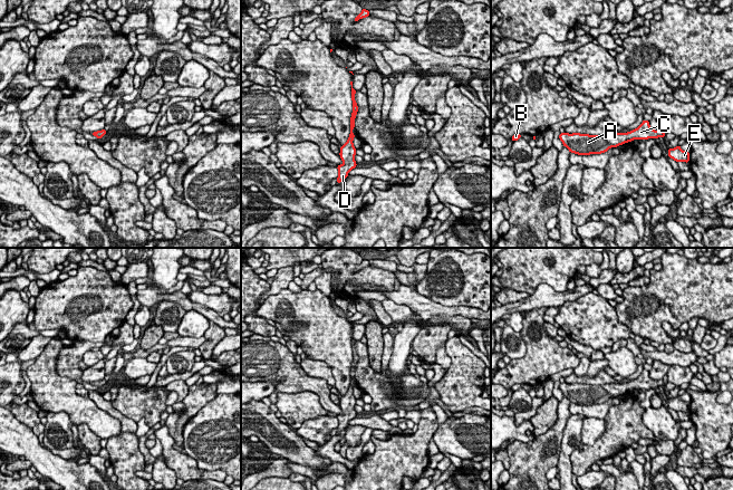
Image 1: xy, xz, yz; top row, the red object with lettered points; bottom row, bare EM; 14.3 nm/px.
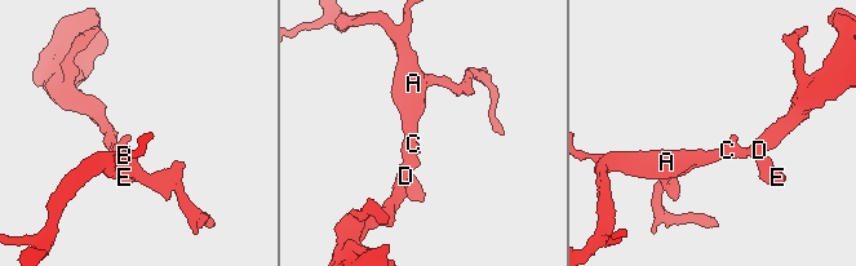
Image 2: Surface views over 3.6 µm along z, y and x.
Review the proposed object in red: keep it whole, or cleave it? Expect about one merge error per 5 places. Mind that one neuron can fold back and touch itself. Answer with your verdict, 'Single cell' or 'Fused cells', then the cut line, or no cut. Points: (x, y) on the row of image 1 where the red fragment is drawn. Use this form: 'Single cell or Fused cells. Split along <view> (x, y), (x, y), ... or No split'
Single cell. No split

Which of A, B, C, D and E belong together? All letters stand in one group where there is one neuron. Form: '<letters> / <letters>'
A B C D E

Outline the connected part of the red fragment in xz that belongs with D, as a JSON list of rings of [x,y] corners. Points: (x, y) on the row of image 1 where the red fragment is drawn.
[[[354,80],[350,81],[351,100],[353,100],[353,113],[351,113],[351,117],[350,117],[350,134],[349,134],[349,137],[348,137],[346,144],[340,147],[339,155],[344,163],[337,166],[337,169],[338,169],[337,183],[340,183],[341,181],[344,181],[348,176],[349,171],[355,169],[357,165],[357,163],[355,162],[355,158],[354,158],[356,155],[356,148],[353,144],[353,140],[355,137],[353,129],[355,128],[355,118],[356,118],[356,114],[358,112],[358,106],[357,106],[357,103],[354,97],[357,90],[355,90],[353,88],[353,84],[354,84]]]

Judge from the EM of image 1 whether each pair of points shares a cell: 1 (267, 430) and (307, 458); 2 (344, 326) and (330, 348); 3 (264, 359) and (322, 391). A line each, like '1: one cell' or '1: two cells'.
1: one cell
2: one cell
3: one cell

